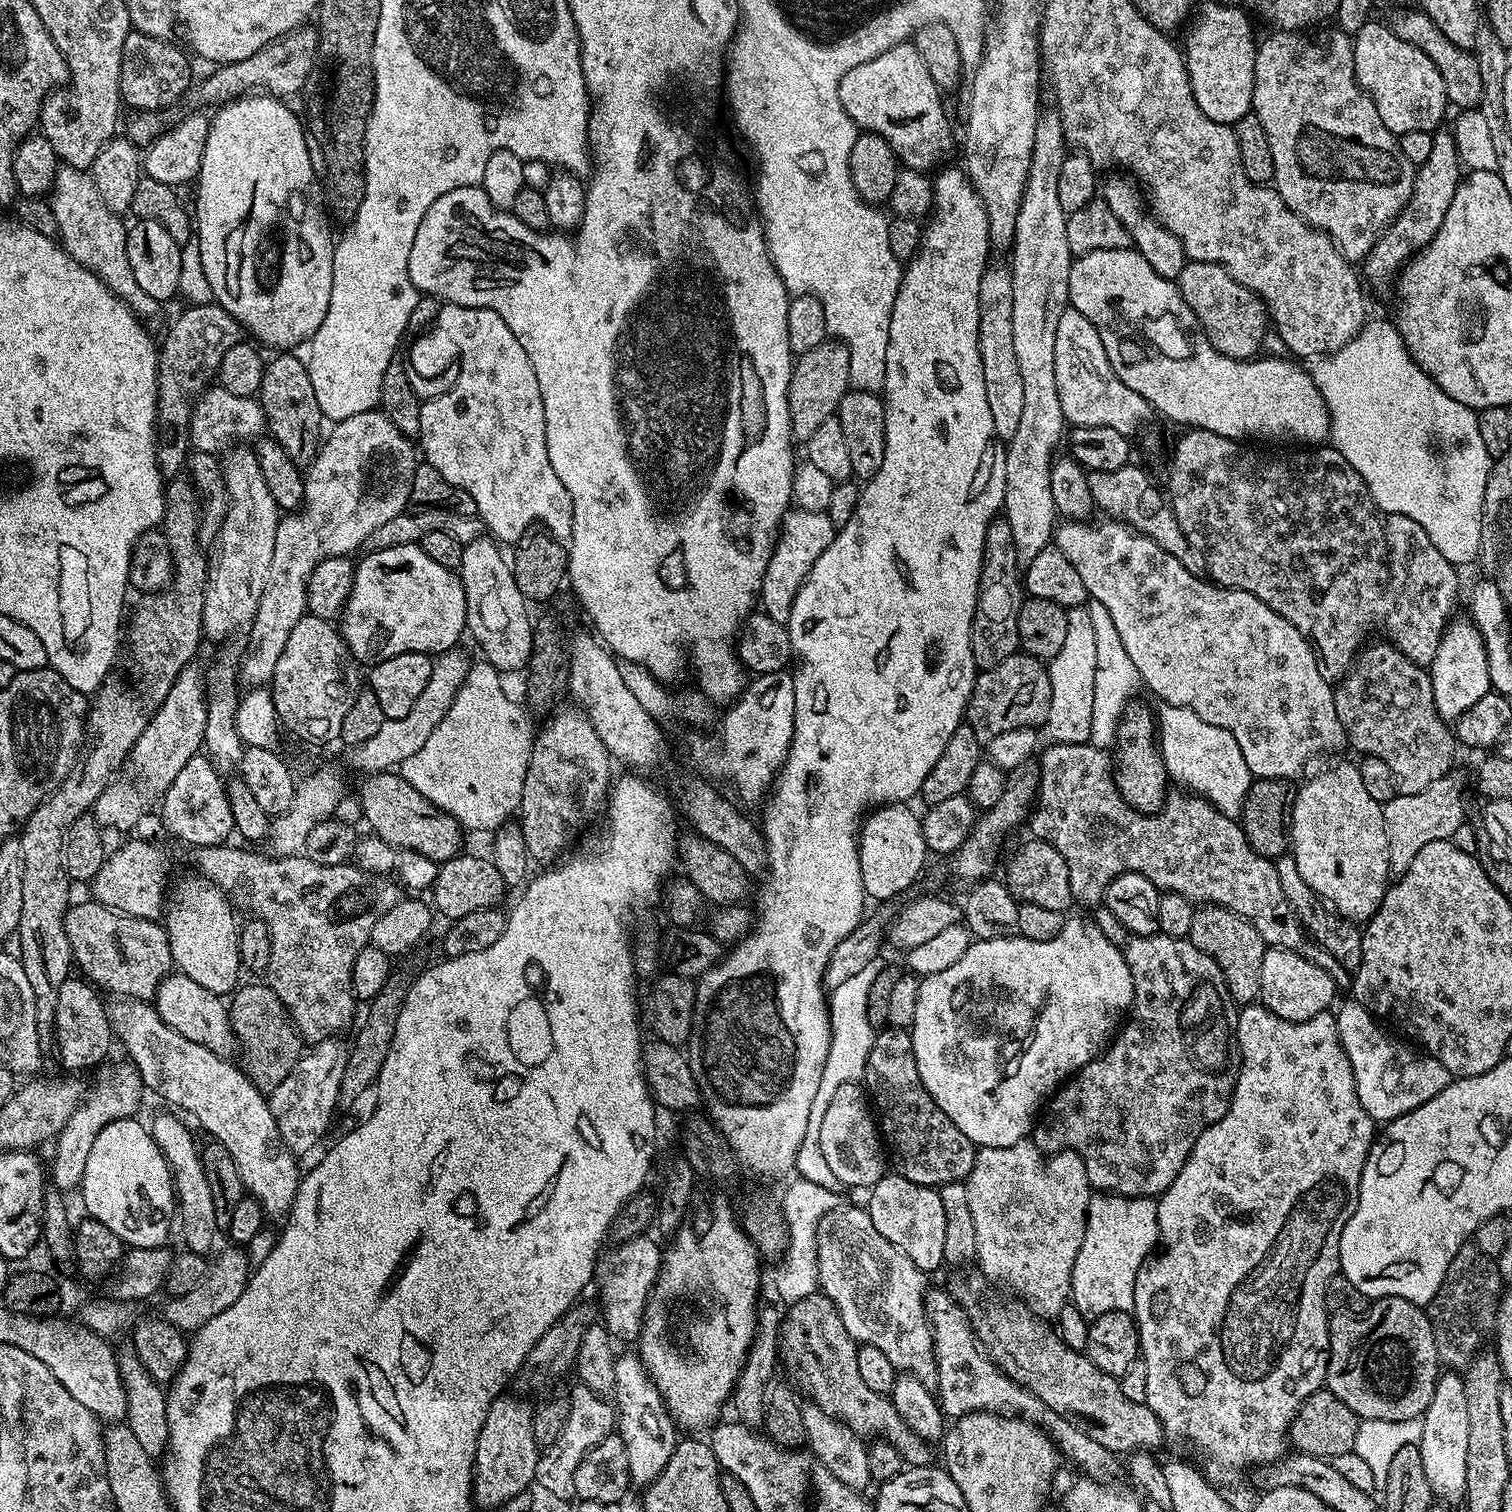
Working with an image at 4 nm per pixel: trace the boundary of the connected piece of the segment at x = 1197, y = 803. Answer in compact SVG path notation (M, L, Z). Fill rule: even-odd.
M1091 742L1085 744L1058 744L1049 743L1049 748L1044 752L1044 765L1039 765L1039 791L1036 793L1035 805L1030 813L1030 825L1032 824L1031 835L1037 840L1047 840L1054 846L1054 850L1058 850L1058 854L1062 854L1062 858L1066 858L1066 870L1070 870L1070 890L1072 891L1073 901L1079 904L1092 904L1096 906L1104 899L1104 891L1106 886L1114 878L1118 878L1123 872L1137 872L1146 878L1150 878L1150 882L1154 882L1154 886L1159 888L1161 892L1173 892L1174 894L1182 894L1182 898L1191 900L1197 905L1216 904L1220 908L1229 908L1234 914L1238 914L1242 918L1246 918L1254 926L1254 930L1258 930L1258 934L1262 934L1265 945L1274 948L1285 948L1286 950L1294 950L1298 954L1302 954L1302 958L1306 958L1310 962L1314 962L1314 966L1322 966L1322 970L1326 970L1326 974L1330 974L1330 978L1334 978L1334 986L1338 990L1348 990L1352 986L1352 976L1349 969L1342 966L1342 962L1338 962L1338 958L1334 958L1334 954L1330 954L1322 946L1318 946L1316 941L1305 932L1304 927L1300 925L1300 919L1296 916L1296 912L1290 906L1290 902L1286 898L1286 894L1282 894L1282 882L1278 882L1278 870L1275 863L1269 857L1258 854L1249 844L1243 827L1233 817L1227 816L1219 812L1209 800L1204 799L1199 794L1180 794L1184 796L1173 795L1164 801L1163 808L1158 812L1139 812L1134 810L1122 798L1122 794L1116 789L1116 778L1114 775L1114 764L1103 751L1103 747L1097 746Z

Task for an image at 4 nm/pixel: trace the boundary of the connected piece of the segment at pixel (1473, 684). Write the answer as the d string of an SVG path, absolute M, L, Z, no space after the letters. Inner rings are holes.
M1453 619L1442 634L1442 642L1438 642L1438 654L1430 666L1432 689L1434 690L1434 706L1438 714L1446 722L1454 722L1478 698L1482 698L1491 689L1489 667L1487 666L1486 646L1482 634L1471 619Z

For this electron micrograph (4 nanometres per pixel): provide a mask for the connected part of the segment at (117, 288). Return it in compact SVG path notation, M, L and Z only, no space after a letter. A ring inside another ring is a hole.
M57 167L56 181L50 193L50 203L54 210L54 222L58 222L59 239L62 247L69 252L86 270L99 276L101 282L118 298L122 298L131 306L141 321L149 322L159 314L161 301L150 298L130 271L130 258L126 258L126 238L128 228L121 217L102 202L102 194L98 194L98 186L94 186L91 171L83 168Z

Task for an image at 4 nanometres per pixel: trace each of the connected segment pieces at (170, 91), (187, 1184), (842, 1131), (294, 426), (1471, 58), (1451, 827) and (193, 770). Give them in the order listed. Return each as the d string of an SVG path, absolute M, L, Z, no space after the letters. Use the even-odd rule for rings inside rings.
M135 30L129 32L126 42L122 46L122 74L120 75L120 98L125 105L128 104L136 112L163 113L163 108L176 104L180 99L185 99L192 80L192 68L184 57L180 48L175 48L175 43L158 38L150 38L150 34L142 34Z
M171 1111L156 1116L150 1123L150 1131L160 1153L168 1160L168 1167L172 1169L175 1180L175 1190L178 1197L178 1216L184 1219L180 1232L184 1235L183 1247L189 1252L203 1253L204 1249L204 1208L206 1212L206 1198L210 1197L210 1186L206 1182L206 1170L200 1161L201 1149L196 1148L196 1140L192 1132L179 1120L179 1115Z
M859 1083L838 1086L822 1118L820 1141L830 1170L834 1170L834 1175L849 1189L871 1189L886 1174L886 1148L882 1143L878 1120L867 1091Z
M288 350L273 356L276 357L265 363L258 399L264 408L266 428L271 439L280 444L282 450L286 450L294 466L304 470L320 451L322 443L320 407L314 398L314 386L310 386L307 363L303 359L299 360L296 354Z
M1397 8L1391 11L1388 25L1391 31L1404 42L1418 46L1420 50L1438 67L1442 82L1446 88L1449 105L1458 110L1476 108L1481 100L1481 75L1476 56L1465 48L1454 46L1450 38L1439 30L1429 16L1418 8Z
M1452 774L1446 775L1418 794L1397 794L1391 802L1383 805L1393 873L1399 874L1408 869L1410 862L1414 862L1414 854L1418 854L1418 850L1422 850L1422 846L1427 846L1429 842L1451 840L1454 830L1465 823L1464 784L1454 777Z
M204 754L190 758L190 762L186 762L186 766L178 770L178 778L170 782L158 805L159 812L160 820L170 835L177 836L182 843L192 844L196 848L212 848L216 844L225 843L229 839L227 836L233 835L236 827L225 781Z

